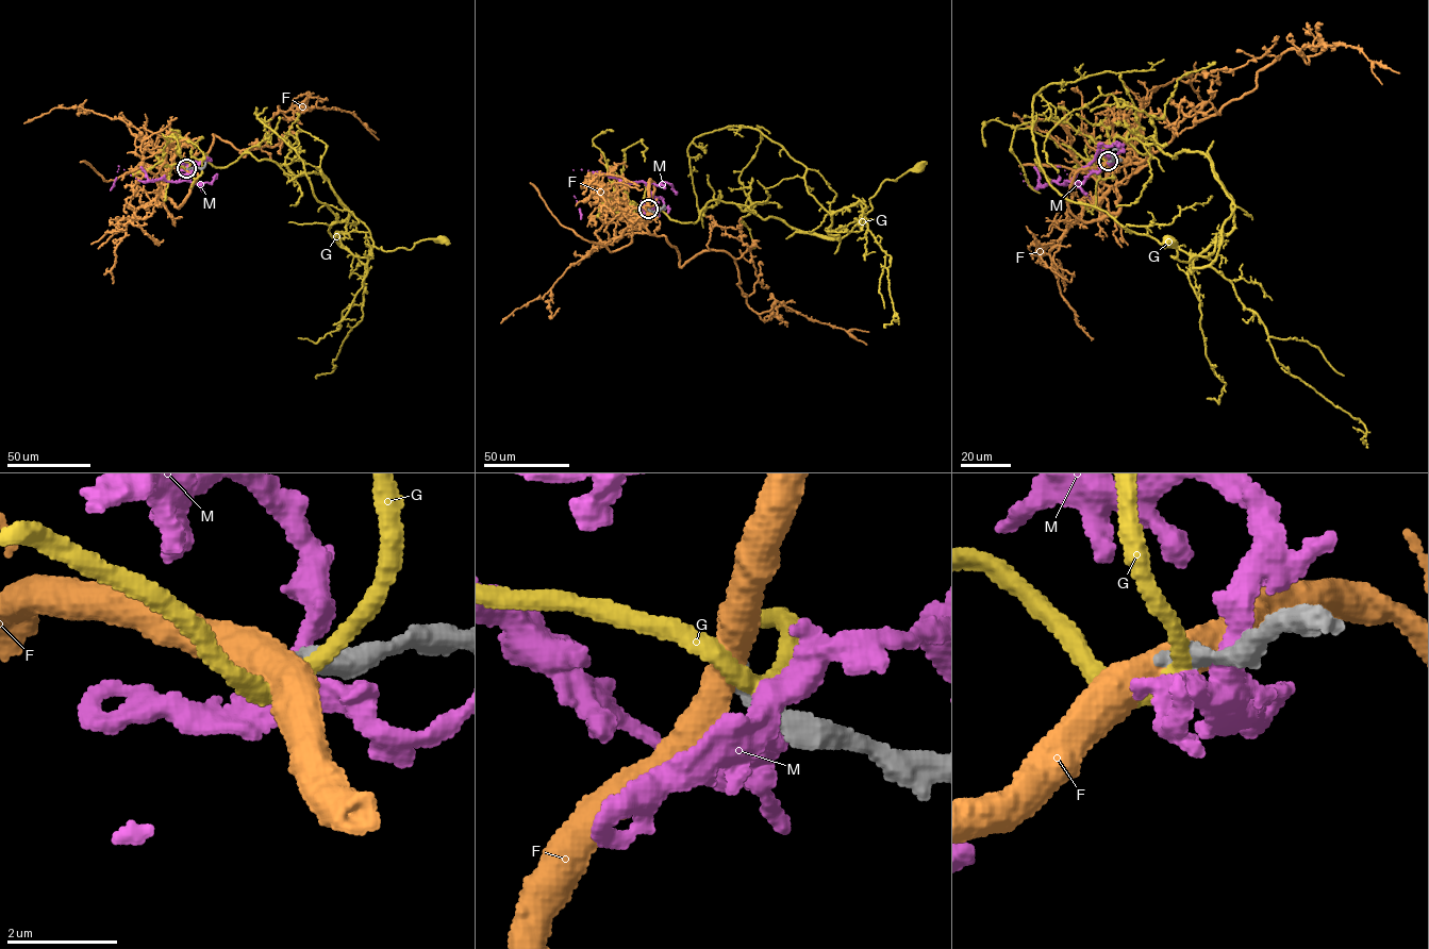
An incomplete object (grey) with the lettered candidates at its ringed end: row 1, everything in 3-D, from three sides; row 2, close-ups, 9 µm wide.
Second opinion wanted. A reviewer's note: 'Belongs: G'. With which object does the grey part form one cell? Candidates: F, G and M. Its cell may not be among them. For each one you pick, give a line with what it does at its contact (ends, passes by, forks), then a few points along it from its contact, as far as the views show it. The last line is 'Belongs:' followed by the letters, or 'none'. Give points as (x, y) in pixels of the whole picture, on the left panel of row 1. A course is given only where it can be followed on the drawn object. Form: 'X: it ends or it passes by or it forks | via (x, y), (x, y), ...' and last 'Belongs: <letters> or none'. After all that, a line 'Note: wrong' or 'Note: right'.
Belongs: none
Note: wrong

